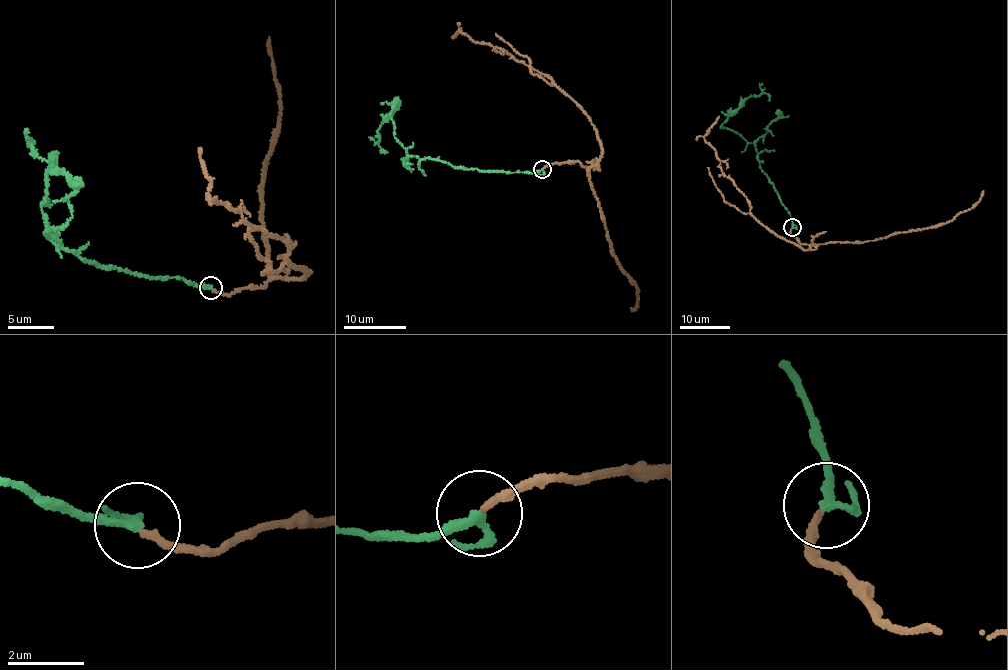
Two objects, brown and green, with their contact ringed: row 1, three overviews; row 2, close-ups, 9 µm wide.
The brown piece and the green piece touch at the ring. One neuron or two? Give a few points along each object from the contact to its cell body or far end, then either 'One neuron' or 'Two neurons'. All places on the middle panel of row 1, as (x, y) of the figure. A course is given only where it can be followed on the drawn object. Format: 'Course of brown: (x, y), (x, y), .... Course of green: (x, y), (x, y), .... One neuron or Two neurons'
Course of brown: (543, 169), (573, 160), (594, 166), (602, 150), (585, 111), (504, 49), (475, 43), (460, 30), (453, 37). Course of green: (543, 169), (507, 174), (409, 155), (394, 136), (390, 115), (396, 104), (378, 131), (379, 147), (388, 152). One neuron

